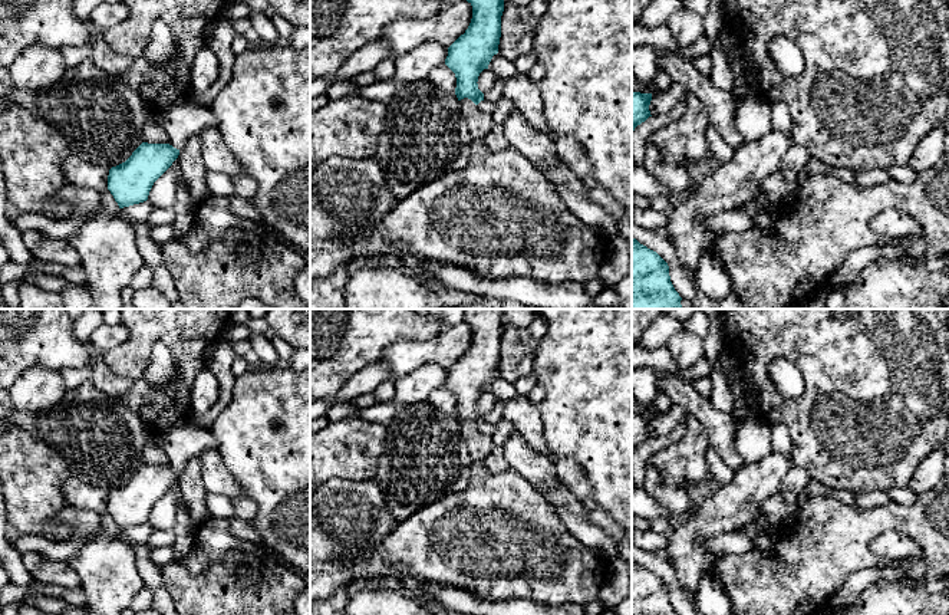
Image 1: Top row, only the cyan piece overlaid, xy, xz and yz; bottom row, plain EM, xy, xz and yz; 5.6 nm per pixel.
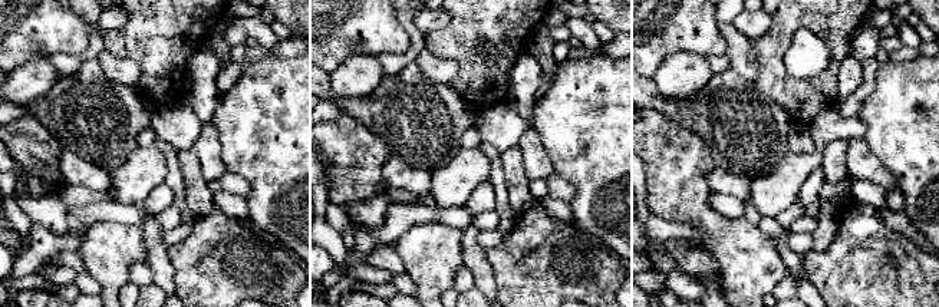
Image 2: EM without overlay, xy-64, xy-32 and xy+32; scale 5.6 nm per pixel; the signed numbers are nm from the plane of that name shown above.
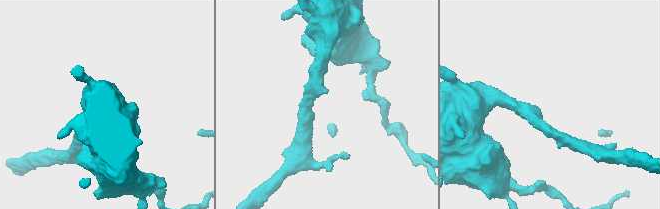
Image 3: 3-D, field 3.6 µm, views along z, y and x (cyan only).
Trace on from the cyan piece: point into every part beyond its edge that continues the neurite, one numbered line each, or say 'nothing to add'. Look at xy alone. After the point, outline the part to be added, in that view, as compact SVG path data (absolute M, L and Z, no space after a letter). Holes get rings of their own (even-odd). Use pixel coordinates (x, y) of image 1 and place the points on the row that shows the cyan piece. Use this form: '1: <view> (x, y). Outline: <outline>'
1: xy (184, 118). Outline: M191 96L177 99L172 105L155 112L154 118L167 132L169 145L177 149L181 149L188 138L200 135L202 129L218 126L211 109L200 106Z

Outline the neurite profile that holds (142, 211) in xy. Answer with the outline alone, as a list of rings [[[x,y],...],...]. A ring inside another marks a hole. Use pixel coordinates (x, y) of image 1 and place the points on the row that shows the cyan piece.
[[[146,200],[139,204],[119,208],[118,213],[121,211],[134,218],[135,221],[144,223],[151,218],[154,208],[155,208],[154,204]]]

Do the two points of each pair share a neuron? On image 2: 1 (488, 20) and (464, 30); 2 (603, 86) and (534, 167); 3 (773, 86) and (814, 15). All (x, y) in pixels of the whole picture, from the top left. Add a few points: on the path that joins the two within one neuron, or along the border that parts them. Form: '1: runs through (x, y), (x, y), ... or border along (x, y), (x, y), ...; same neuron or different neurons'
1: runs through (483, 20), (470, 25); same neuron
2: border along (533, 126), (556, 172); different neurons
3: runs through (773, 65), (773, 45), (793, 23); same neuron

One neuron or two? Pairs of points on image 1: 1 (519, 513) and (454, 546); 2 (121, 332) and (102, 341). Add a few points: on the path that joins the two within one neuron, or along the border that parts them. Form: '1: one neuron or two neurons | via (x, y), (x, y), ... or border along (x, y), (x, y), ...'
1: one neuron | via (503, 529), (493, 539), (470, 539)
2: one neuron | via (117, 334), (106, 336)

